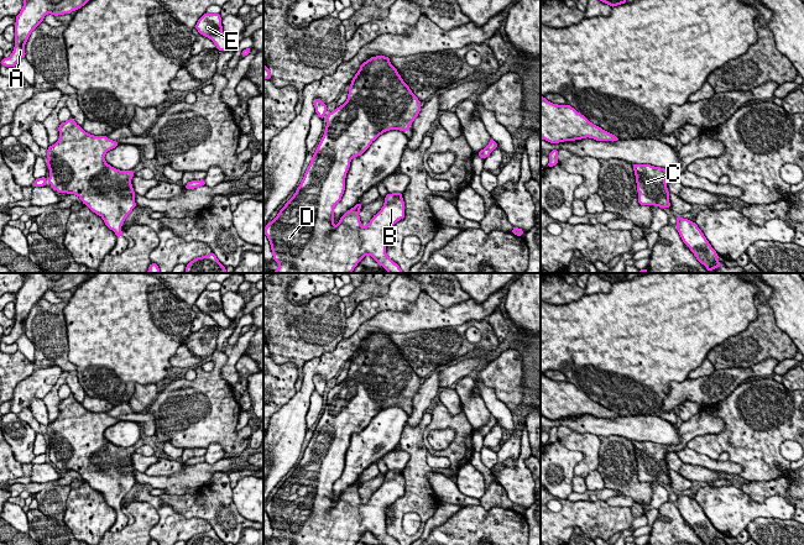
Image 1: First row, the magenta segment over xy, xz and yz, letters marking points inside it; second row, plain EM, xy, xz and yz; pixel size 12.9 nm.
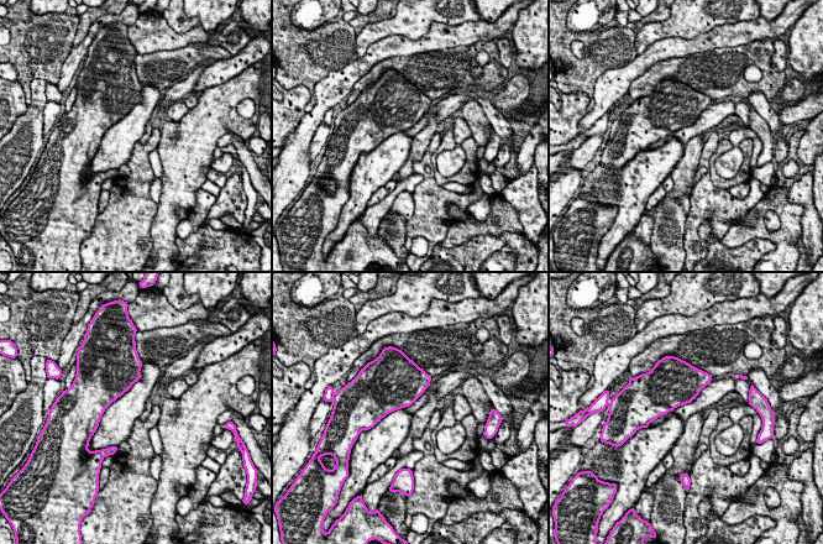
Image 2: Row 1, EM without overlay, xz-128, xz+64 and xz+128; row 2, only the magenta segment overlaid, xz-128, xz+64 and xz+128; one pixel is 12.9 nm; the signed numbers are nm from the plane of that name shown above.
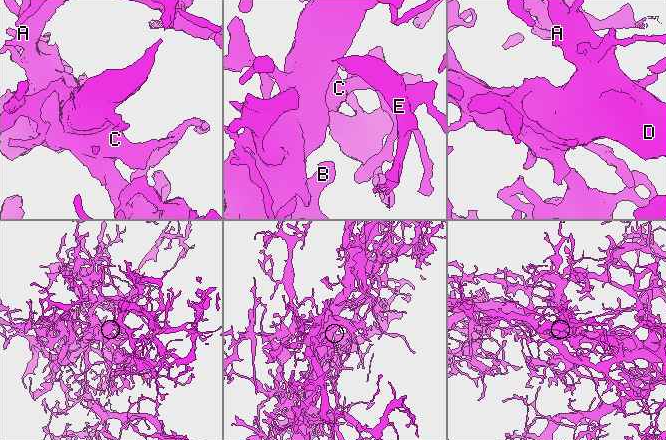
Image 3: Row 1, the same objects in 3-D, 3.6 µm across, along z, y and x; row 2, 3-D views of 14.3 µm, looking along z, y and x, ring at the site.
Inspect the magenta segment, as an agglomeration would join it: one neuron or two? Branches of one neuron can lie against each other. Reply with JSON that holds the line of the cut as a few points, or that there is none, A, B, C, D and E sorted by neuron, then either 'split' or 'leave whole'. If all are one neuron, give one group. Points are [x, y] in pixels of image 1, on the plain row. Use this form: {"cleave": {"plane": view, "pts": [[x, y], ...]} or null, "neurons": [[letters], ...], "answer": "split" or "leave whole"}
{"cleave": null, "neurons": [["A", "B", "C", "D", "E"]], "answer": "leave whole"}

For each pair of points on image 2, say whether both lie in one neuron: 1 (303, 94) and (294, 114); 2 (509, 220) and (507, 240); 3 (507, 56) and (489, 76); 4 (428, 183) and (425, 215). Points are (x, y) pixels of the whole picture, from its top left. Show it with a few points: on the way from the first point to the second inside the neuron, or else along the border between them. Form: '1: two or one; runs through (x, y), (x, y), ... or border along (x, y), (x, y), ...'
1: one; runs through (298, 99), (294, 103), (294, 109)
2: two; border along (523, 233), (480, 235)
3: two; border along (496, 43), (498, 61), (507, 68)
4: one; runs through (428, 191), (425, 193), (425, 208)

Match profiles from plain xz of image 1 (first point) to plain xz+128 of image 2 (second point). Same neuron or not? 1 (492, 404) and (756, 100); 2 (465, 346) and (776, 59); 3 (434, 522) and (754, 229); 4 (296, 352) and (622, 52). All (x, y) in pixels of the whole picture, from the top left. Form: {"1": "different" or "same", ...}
{"1": "same", "2": "different", "3": "same", "4": "same"}

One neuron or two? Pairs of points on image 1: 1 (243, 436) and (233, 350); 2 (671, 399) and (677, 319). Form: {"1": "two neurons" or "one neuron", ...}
{"1": "two neurons", "2": "two neurons"}

